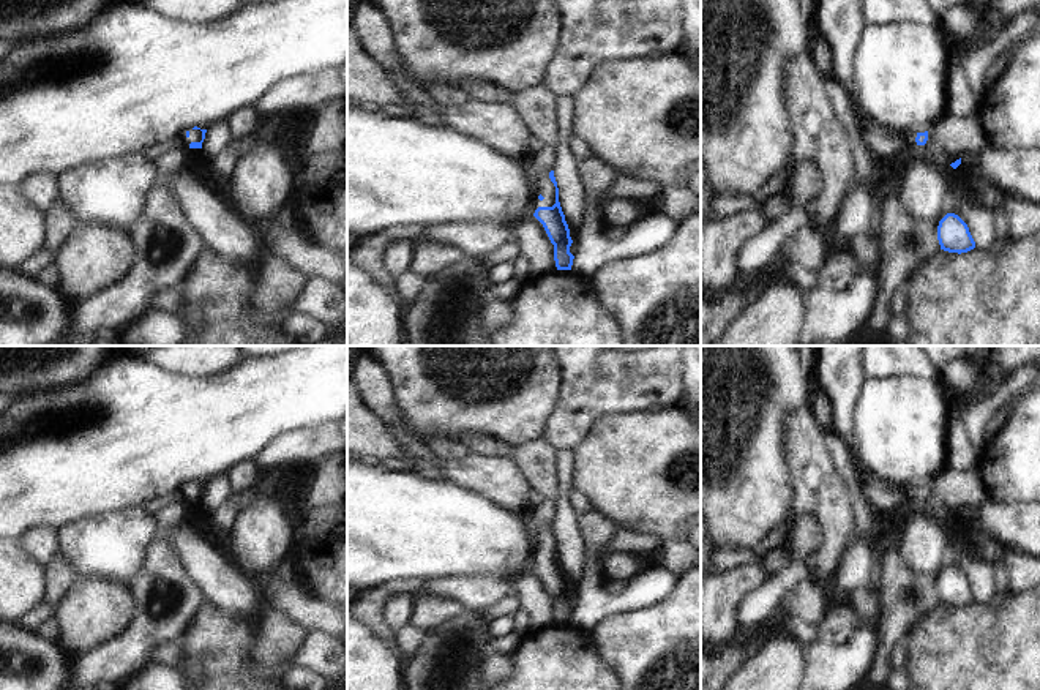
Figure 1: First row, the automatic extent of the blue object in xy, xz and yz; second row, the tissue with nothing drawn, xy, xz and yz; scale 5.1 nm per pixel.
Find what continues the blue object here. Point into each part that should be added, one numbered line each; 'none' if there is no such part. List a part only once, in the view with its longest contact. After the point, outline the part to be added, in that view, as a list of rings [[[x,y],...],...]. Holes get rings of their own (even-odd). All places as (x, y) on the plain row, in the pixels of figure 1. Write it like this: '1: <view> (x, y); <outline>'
1: xz (545, 540); [[[541,524],[537,532],[537,548],[533,549],[533,567],[538,561],[552,561],[556,557],[556,540],[549,532],[551,524]]]

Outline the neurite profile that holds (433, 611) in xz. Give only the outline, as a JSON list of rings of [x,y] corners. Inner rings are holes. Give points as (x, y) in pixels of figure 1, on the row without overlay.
[[[423,594],[417,597],[417,609],[412,624],[429,633],[431,630],[445,625],[466,609],[466,605],[459,600]]]

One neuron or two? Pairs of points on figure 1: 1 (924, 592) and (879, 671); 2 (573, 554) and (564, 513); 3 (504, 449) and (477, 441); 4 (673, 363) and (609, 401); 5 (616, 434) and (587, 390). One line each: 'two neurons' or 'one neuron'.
1: one neuron
2: one neuron
3: one neuron
4: one neuron
5: two neurons

